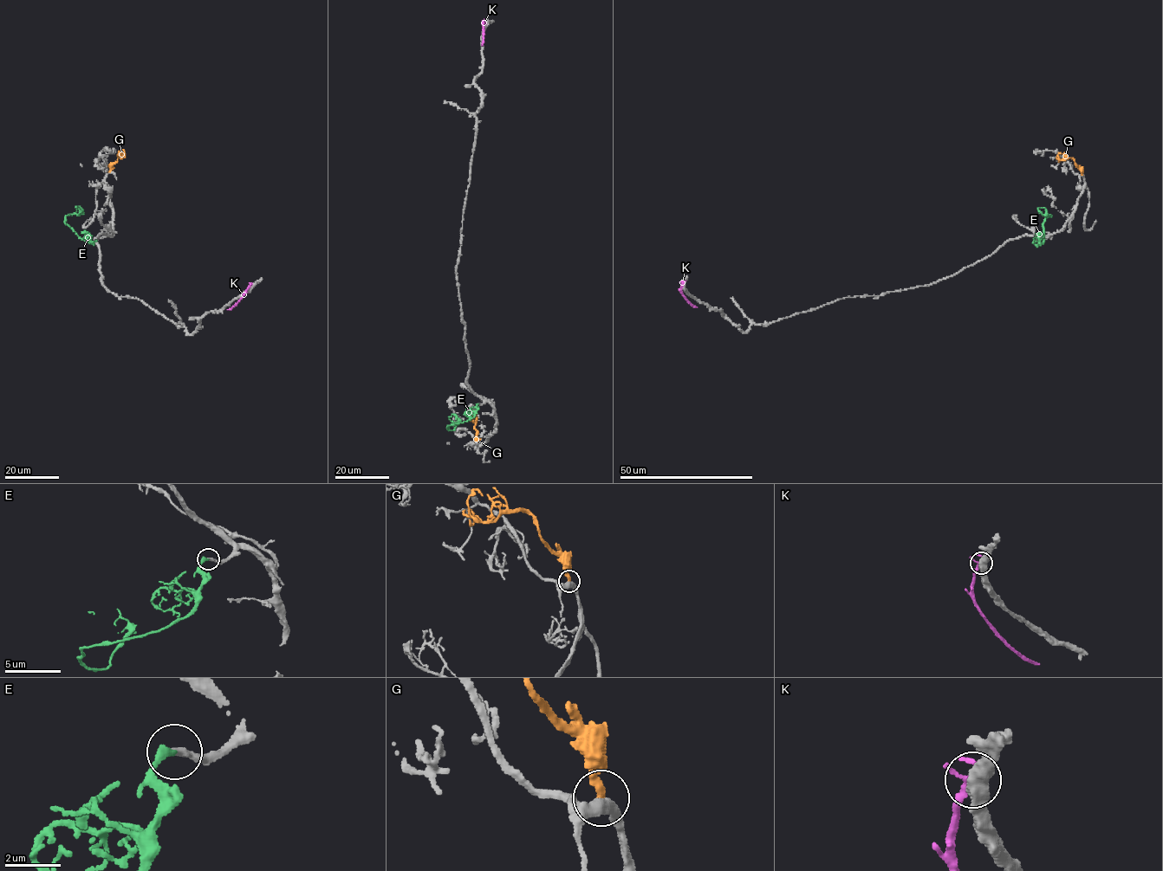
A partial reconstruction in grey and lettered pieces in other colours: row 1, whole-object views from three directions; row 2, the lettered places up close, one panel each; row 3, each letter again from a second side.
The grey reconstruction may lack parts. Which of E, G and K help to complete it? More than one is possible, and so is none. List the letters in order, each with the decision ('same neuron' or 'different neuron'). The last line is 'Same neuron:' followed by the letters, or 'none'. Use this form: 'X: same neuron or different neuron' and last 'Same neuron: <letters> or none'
E: same neuron
G: different neuron
K: different neuron
Same neuron: E

